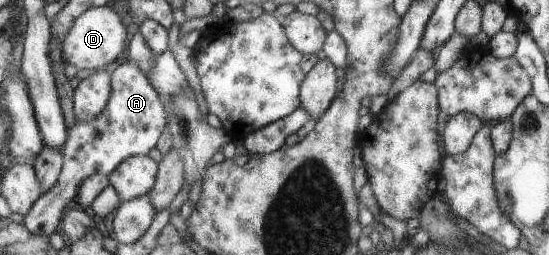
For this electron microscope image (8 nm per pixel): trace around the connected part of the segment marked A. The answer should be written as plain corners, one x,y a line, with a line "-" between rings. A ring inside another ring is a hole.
130,59
116,64
112,74
112,95
109,103
92,122
76,122
68,128
66,141
61,147
63,166
58,181
37,199
23,224
39,236
60,231
60,223
70,207
82,182
95,173
109,175
126,158
146,155
157,145
169,120
160,93
140,67

